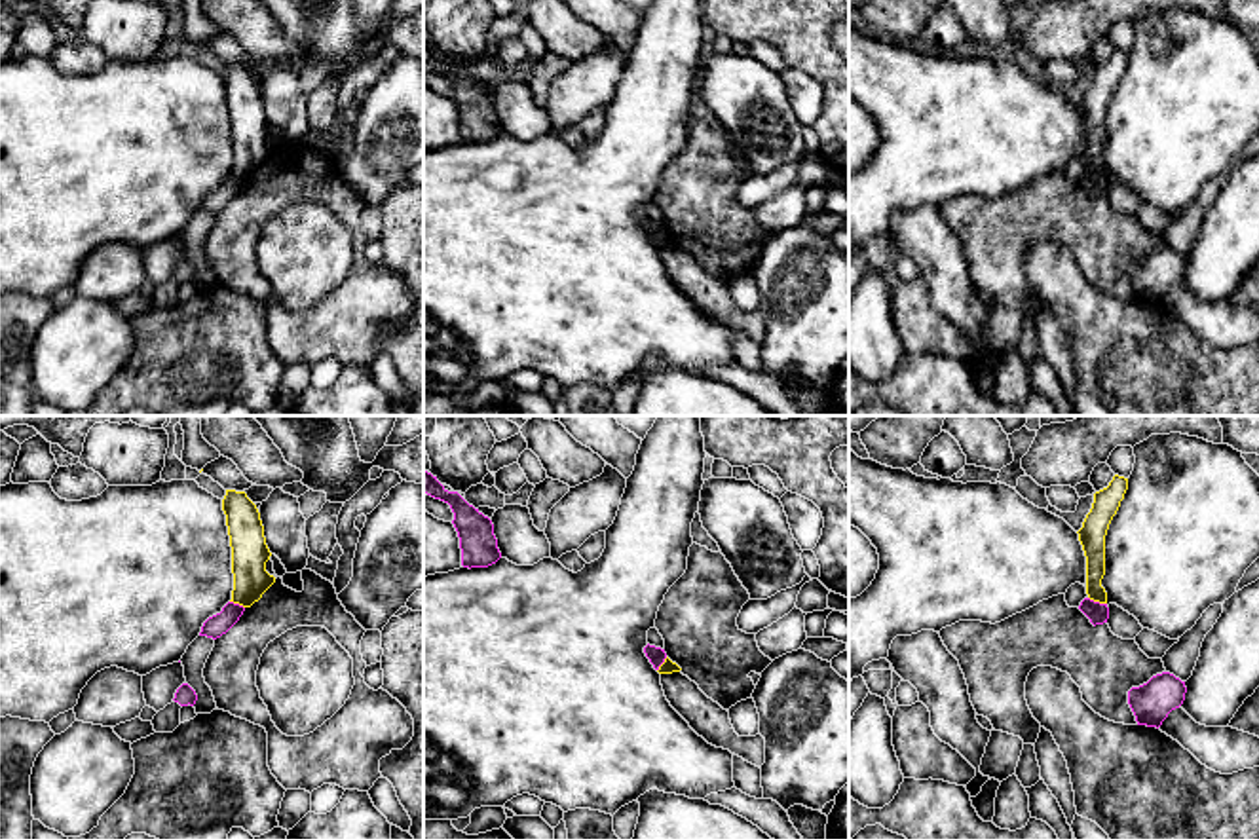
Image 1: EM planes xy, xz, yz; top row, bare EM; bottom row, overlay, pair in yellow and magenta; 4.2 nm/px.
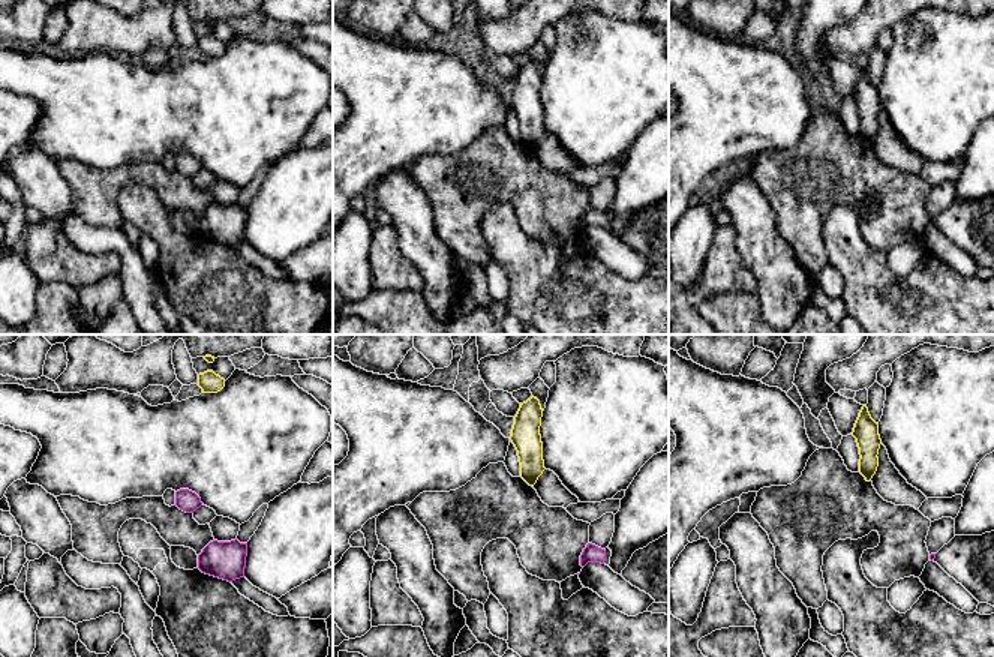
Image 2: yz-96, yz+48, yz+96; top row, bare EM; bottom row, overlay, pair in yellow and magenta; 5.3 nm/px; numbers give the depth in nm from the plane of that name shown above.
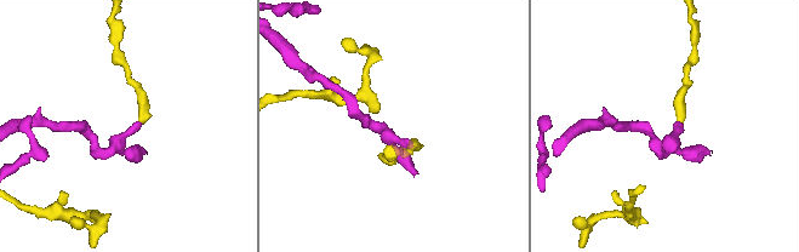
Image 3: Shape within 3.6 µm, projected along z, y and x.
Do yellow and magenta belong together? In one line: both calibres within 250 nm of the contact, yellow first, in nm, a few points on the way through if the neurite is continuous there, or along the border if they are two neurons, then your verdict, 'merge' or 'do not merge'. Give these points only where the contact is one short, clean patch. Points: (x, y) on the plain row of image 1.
calibres 100 and 90 nm; border yz (1089, 171), (1106, 179); do not merge

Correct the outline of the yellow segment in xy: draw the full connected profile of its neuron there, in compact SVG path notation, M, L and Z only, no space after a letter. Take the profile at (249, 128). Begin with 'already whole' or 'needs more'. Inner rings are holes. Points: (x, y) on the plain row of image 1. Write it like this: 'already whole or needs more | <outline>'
already whole | M226 65L222 85L232 121L234 165L230 177L251 182L275 158L275 152L266 146L272 127L266 120L260 87L245 66L235 65Z

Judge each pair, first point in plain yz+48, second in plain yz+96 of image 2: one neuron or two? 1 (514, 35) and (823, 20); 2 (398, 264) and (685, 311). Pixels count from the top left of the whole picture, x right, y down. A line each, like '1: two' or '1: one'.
1: two
2: one

